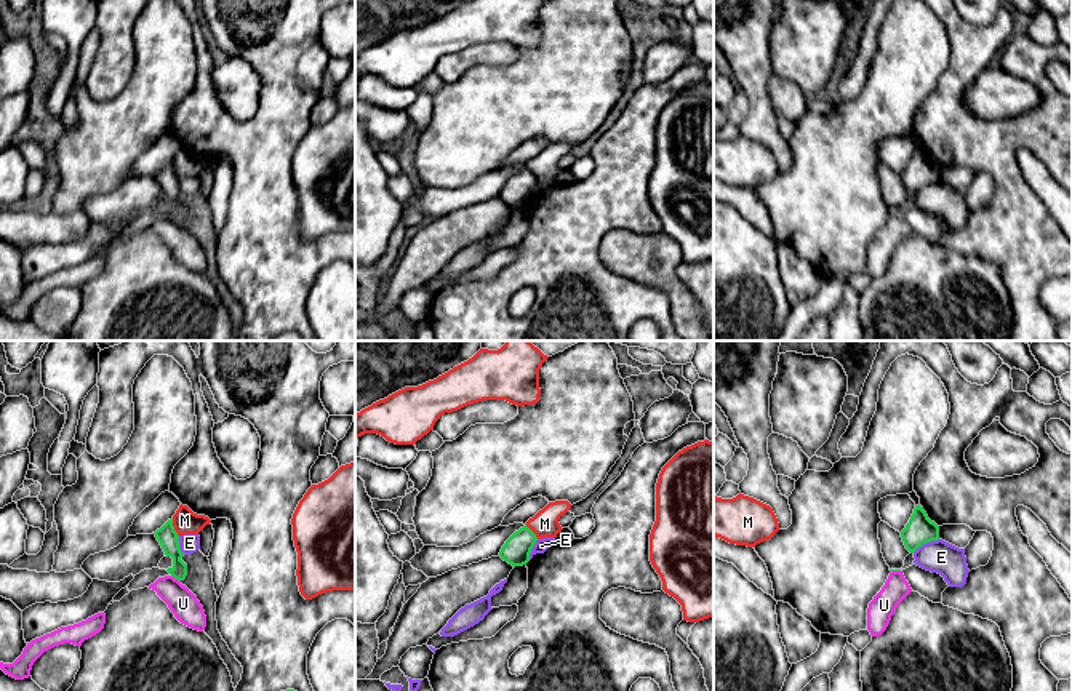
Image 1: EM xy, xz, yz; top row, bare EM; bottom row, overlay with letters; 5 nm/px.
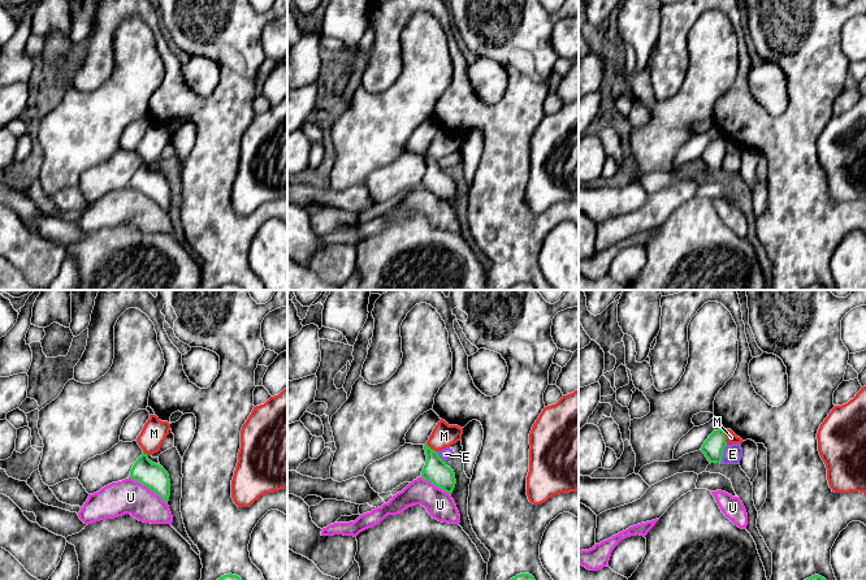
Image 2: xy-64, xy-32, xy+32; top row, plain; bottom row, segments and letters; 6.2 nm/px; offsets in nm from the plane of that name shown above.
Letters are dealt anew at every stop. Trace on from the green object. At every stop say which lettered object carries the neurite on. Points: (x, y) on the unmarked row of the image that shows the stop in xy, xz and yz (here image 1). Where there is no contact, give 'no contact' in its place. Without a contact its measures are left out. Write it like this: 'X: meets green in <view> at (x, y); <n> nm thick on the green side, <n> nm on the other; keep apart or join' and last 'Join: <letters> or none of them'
E: meets green in yz at (925, 184); 140 nm thick on the green side, 160 nm on the other; keep apart
M: meets green in xy at (173, 170); 100 nm thick on the green side, 120 nm on the other; keep apart
U: meets green in xy at (176, 219); 100 nm thick on the green side, 140 nm on the other; keep apart
Join: none of them

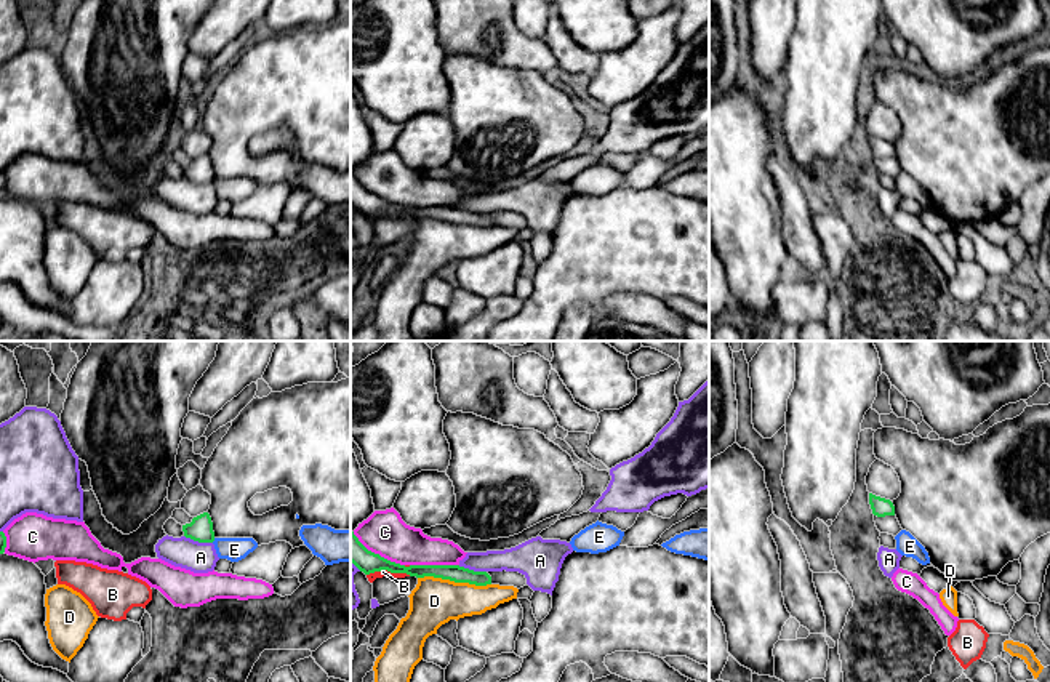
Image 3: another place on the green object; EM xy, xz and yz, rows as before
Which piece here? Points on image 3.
A: meets green in xy at (199, 183); 120 nm thick on the green side, 160 nm on the other; keep apart
B: meets green in xz at (389, 212); 120 nm thick on the green side, 50 nm on the other; keep apart
C: meets green in xz at (378, 196); 120 nm thick on the green side, 220 nm on the other; keep apart
D: meets green in xz at (455, 223); 90 nm thick on the green side, 240 nm on the other; keep apart
E: meets green in xy at (213, 181); 120 nm thick on the green side, 120 nm on the other; keep apart
Join: none of them

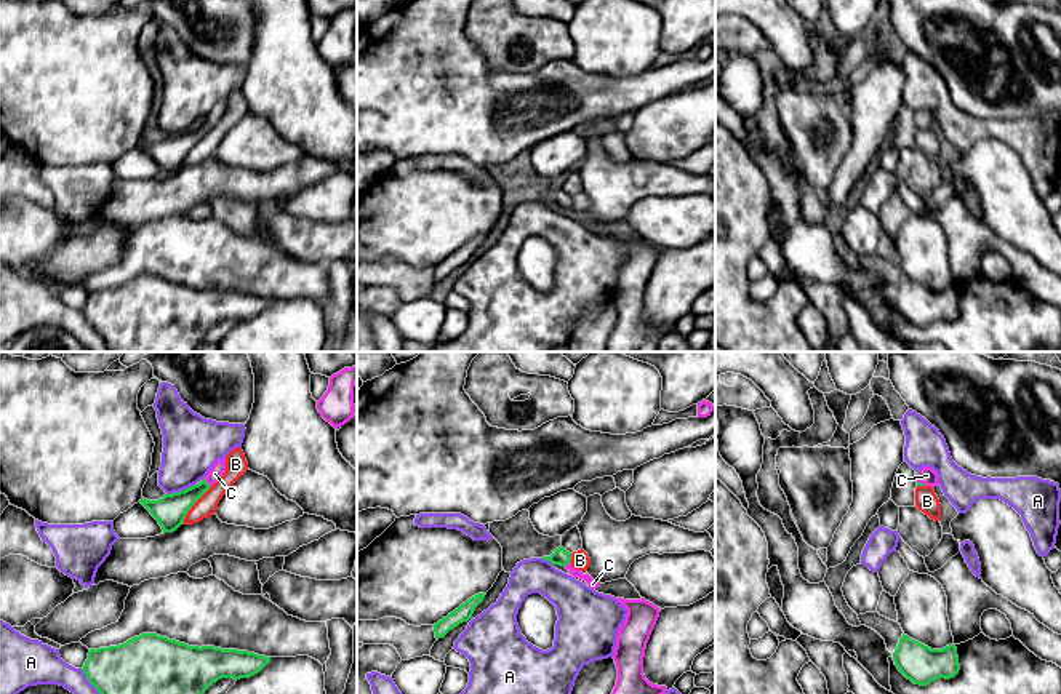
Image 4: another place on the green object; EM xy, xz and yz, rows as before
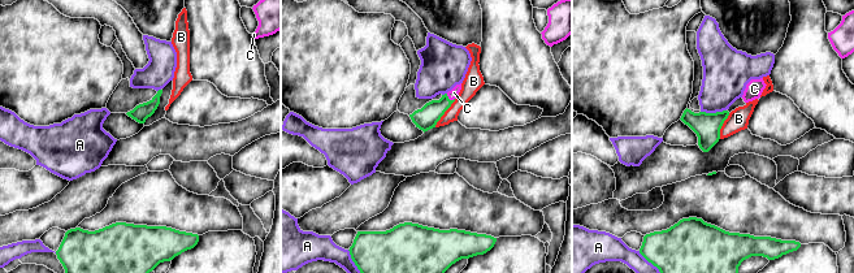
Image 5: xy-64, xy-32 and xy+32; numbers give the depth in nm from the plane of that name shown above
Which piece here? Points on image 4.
A: meets green in xy at (181, 133); 160 nm thick on the green side, 300 nm on the other; keep apart
B: meets green in xy at (194, 144); 160 nm thick on the green side, 100 nm on the other; keep apart
C: meets green in xy at (207, 125); 160 nm thick on the green side, 70 nm on the other; join
Join: C

